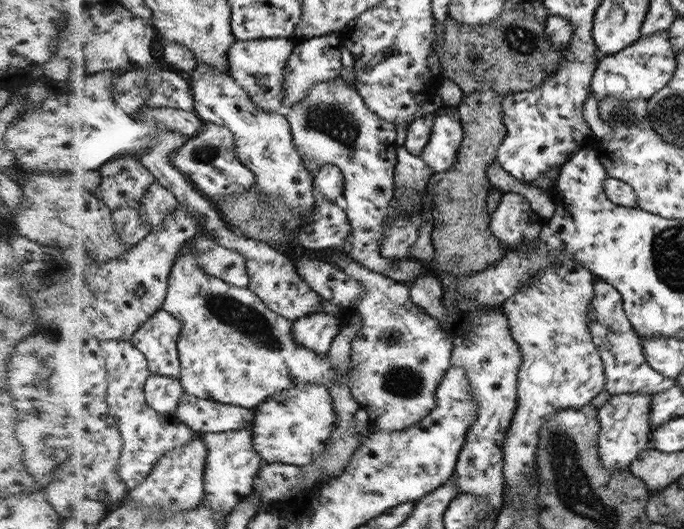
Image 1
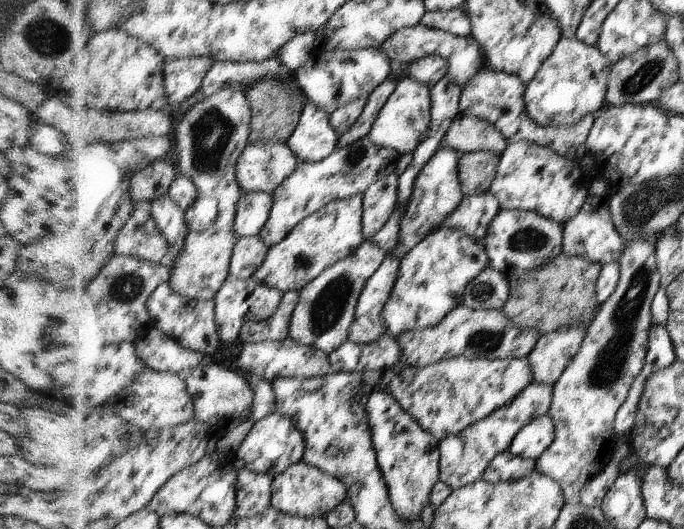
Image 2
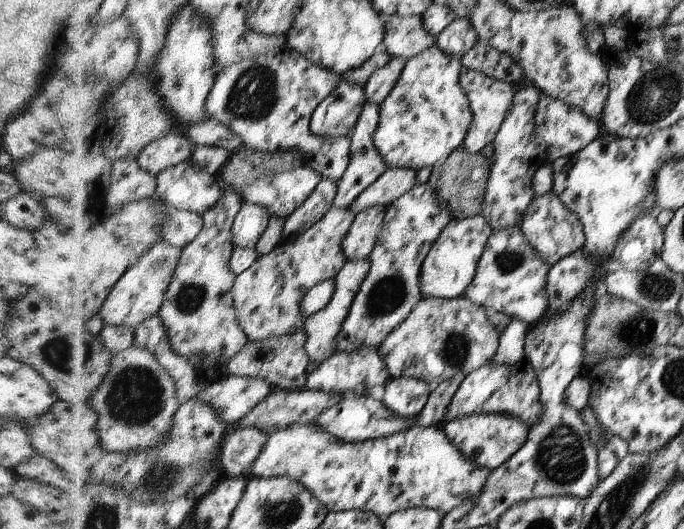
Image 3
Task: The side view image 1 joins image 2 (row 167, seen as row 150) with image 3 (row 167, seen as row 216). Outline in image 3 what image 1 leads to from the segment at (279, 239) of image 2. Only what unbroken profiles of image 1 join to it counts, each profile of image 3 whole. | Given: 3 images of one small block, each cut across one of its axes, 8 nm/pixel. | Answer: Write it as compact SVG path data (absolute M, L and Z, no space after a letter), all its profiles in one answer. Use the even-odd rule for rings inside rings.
M366 101L365 108L361 112L360 121L357 123L356 129L353 131L350 146L350 159L344 176L338 180L337 194L332 202L331 208L351 208L354 201L378 181L388 169L385 160L382 159L380 152L374 147L374 134L377 132L377 126L380 124L380 107L376 104L370 104Z

